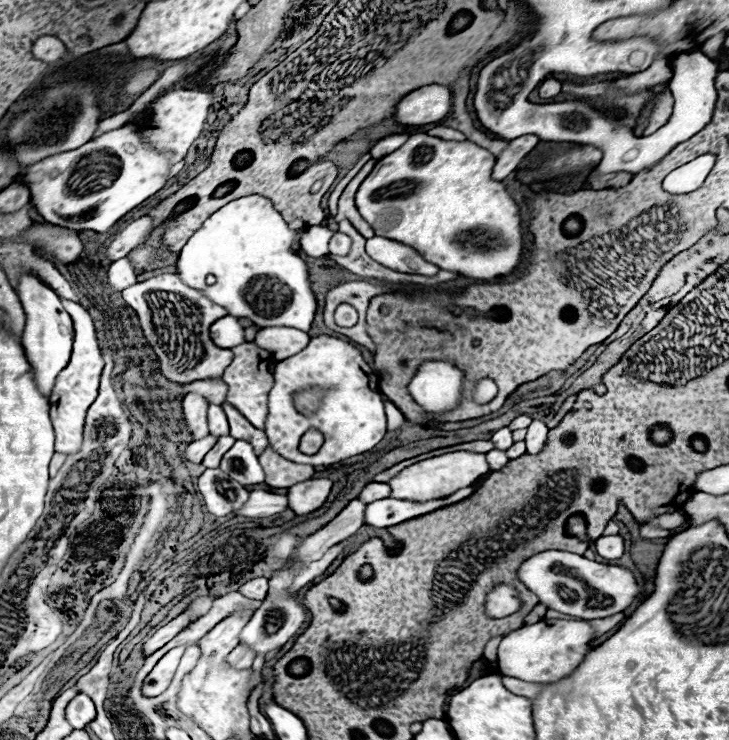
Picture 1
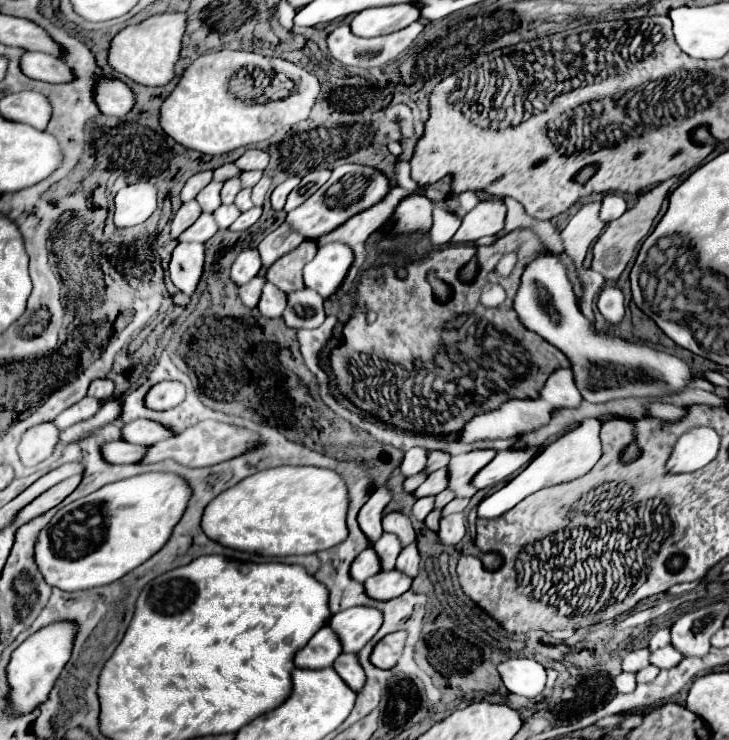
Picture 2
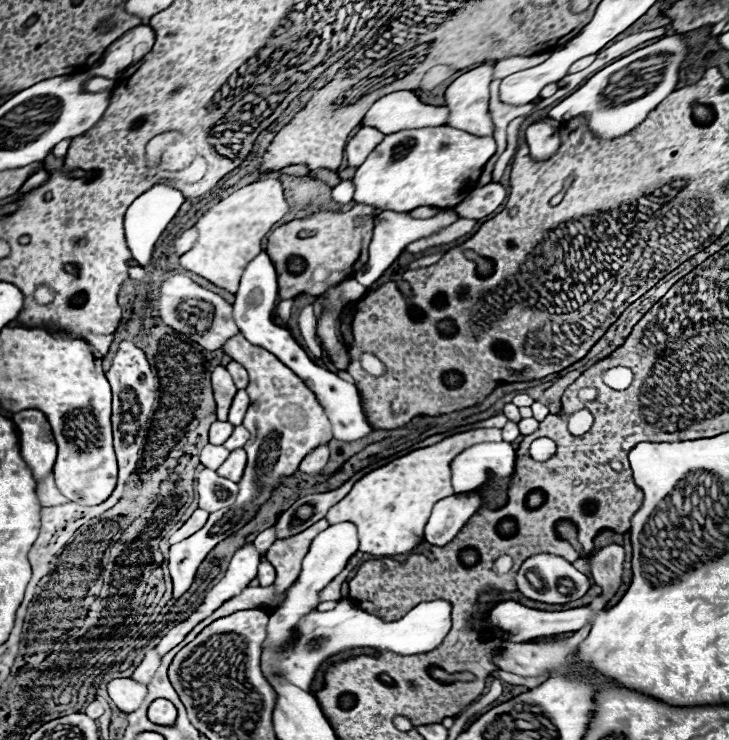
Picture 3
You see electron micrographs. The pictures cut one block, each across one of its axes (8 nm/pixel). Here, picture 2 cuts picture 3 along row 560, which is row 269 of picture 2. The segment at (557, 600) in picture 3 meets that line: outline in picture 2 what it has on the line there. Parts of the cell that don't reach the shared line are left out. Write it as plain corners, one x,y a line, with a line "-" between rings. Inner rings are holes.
544,248
526,266
514,296
514,312
524,328
534,330
546,342
554,344
570,360
576,388
588,402
608,402
616,398
662,398
688,388
698,374
678,356
654,350
642,342
630,342
606,332
598,332
582,314
566,264
560,252

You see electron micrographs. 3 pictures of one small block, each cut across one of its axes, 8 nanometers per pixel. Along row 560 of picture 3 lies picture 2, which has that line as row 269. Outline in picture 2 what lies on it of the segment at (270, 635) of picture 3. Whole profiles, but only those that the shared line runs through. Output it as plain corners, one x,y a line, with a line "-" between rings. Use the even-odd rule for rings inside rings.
332,242
318,248
316,256
304,266
306,288
318,292
322,298
332,296
340,288
352,260
352,250
342,242

